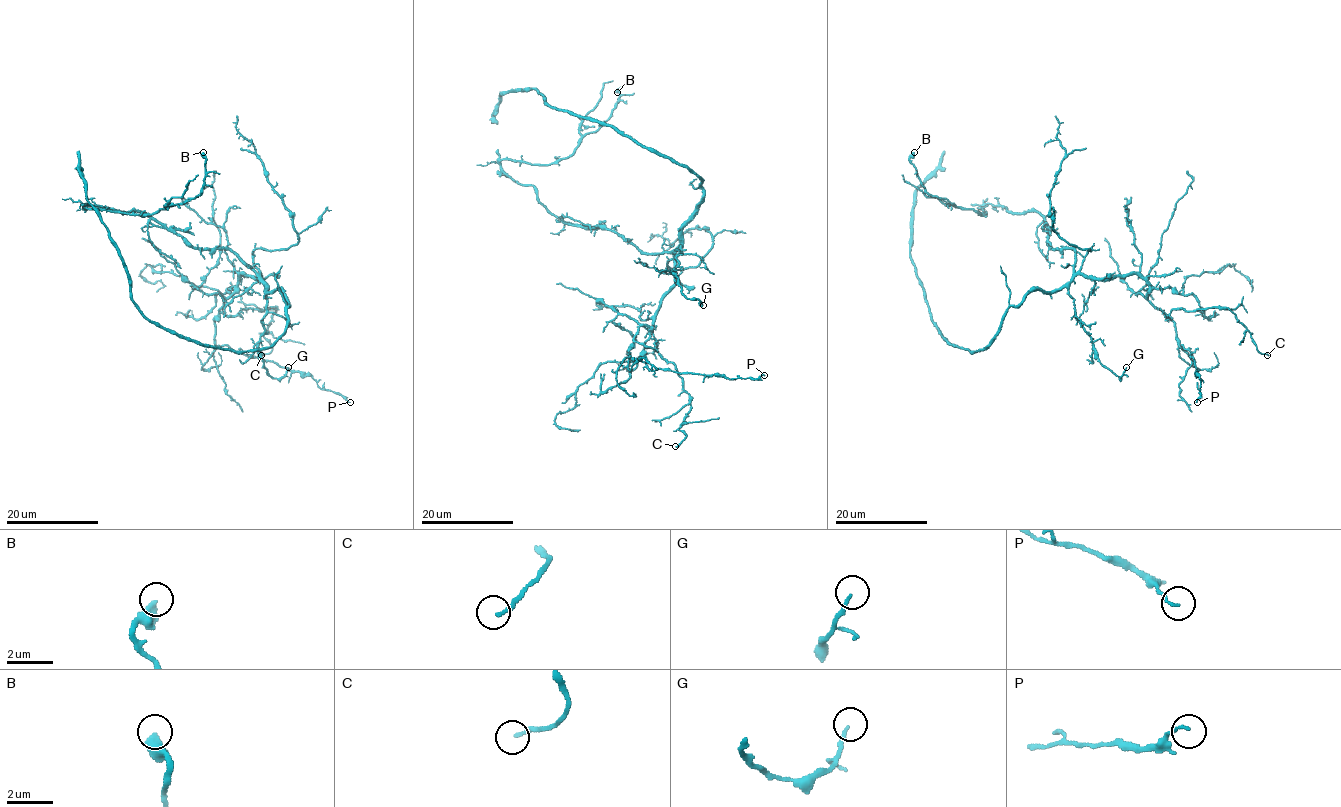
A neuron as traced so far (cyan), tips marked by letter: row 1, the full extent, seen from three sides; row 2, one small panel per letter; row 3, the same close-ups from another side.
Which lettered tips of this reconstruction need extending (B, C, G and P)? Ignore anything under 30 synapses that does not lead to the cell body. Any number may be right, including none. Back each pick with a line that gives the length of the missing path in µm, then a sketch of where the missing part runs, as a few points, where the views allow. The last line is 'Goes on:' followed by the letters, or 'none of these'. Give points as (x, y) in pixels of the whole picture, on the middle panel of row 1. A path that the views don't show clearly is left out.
Goes on: none of these

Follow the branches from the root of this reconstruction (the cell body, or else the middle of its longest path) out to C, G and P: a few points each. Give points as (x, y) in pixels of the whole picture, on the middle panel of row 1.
C: (682, 231), (676, 283), (634, 340), (675, 366), (689, 395), (677, 429), (687, 436), (675, 446)
G: (682, 231), (681, 252), (676, 257), (679, 264), (673, 274), (684, 296), (697, 299), (703, 305)
P: (682, 231), (676, 283), (652, 326), (639, 327), (629, 355), (651, 370), (764, 375)

